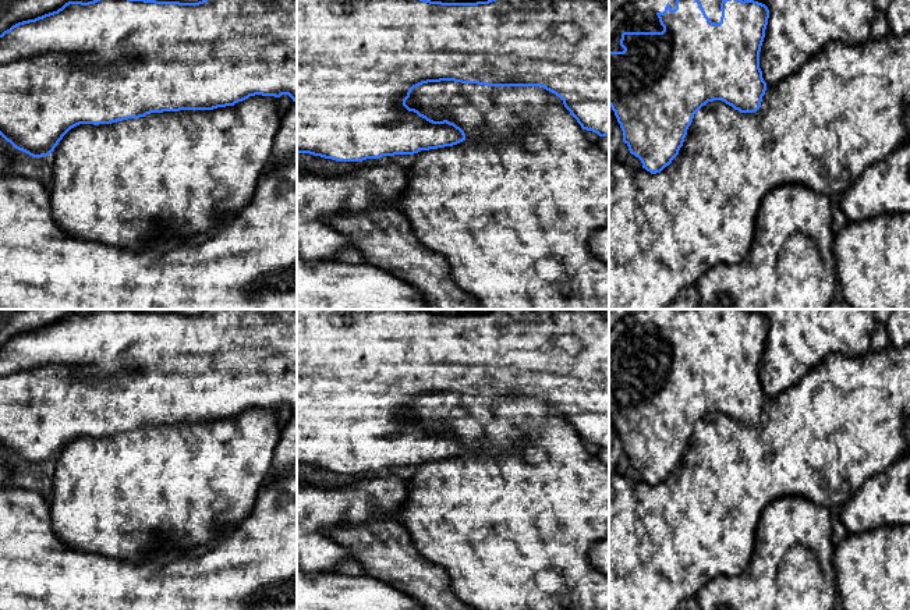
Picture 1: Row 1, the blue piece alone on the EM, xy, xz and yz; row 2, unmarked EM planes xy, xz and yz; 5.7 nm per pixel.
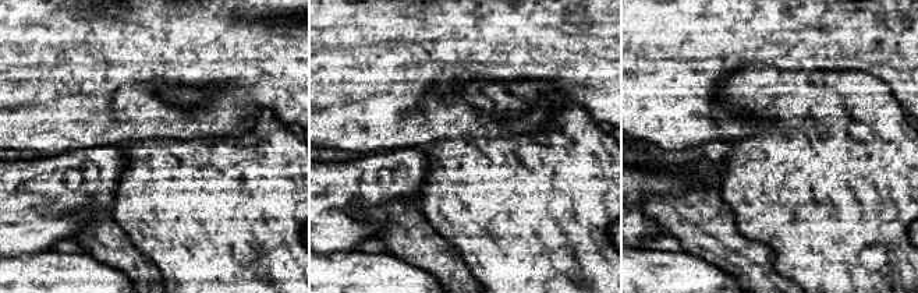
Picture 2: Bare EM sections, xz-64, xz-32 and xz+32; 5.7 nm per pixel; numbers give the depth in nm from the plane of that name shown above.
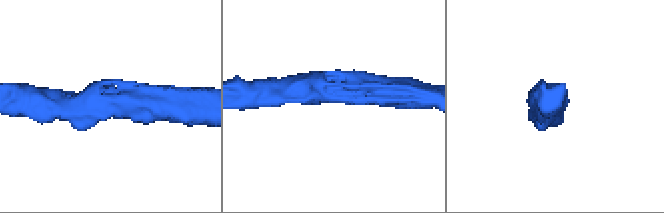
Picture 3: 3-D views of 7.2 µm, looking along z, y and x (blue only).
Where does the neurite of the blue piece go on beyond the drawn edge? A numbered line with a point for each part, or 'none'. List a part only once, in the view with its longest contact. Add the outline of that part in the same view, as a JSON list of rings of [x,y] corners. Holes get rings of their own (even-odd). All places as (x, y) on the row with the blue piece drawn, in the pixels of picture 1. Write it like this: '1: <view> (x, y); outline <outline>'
1: yz (640, 16); outline [[[634,0],[617,10],[609,18],[609,50],[624,50],[620,46],[623,32],[662,32],[656,14],[663,13],[668,3],[676,8],[676,0]]]

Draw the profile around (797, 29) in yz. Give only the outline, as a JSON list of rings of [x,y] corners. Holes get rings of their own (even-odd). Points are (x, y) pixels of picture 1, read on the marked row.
[[[754,0],[769,10],[759,68],[766,86],[789,78],[825,46],[833,42],[858,46],[871,39],[874,0]]]

